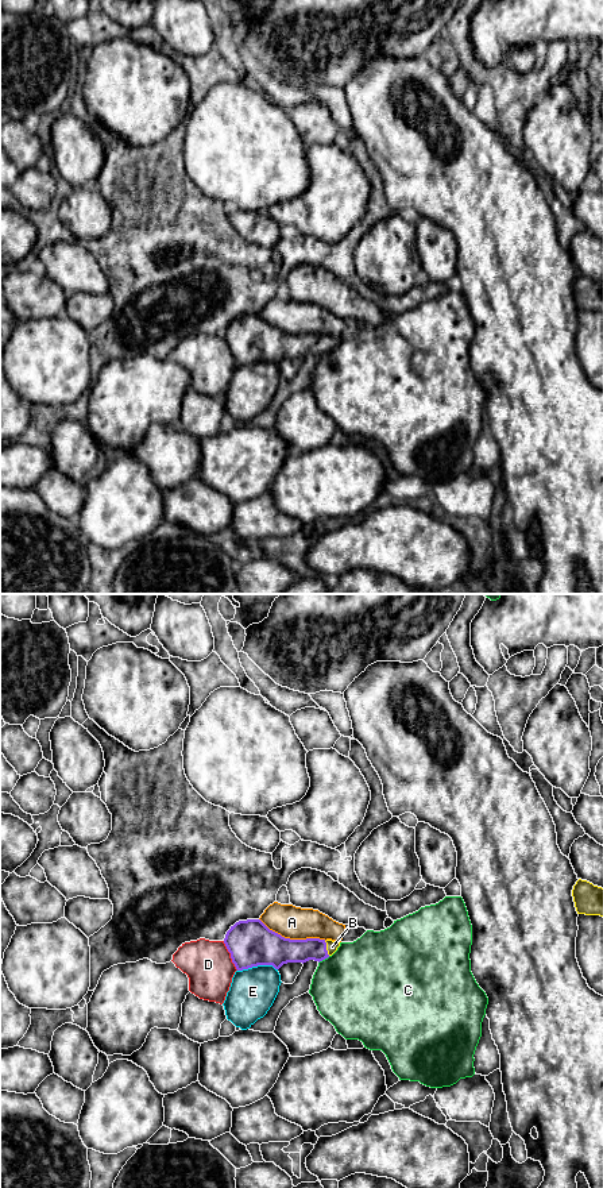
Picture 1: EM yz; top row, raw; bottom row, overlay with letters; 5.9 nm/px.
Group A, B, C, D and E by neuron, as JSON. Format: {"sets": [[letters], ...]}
{"sets": [["A"], ["B"], ["C"], ["D"], ["E"]]}

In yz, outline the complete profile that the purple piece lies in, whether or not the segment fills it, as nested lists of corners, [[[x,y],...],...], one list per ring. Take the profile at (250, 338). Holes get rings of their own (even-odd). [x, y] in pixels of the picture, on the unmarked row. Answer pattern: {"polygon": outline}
{"polygon": [[[260,315],[239,316],[227,327],[224,339],[237,366],[258,360],[279,364],[287,358],[322,356],[340,338],[332,335],[290,335],[270,325]]]}

